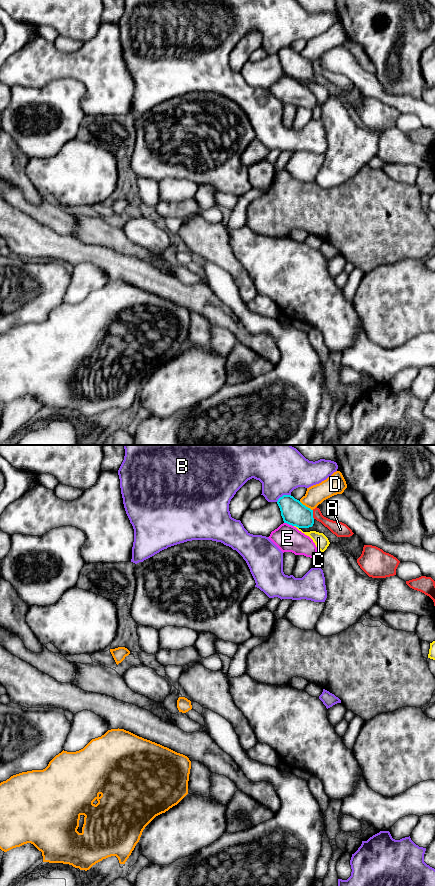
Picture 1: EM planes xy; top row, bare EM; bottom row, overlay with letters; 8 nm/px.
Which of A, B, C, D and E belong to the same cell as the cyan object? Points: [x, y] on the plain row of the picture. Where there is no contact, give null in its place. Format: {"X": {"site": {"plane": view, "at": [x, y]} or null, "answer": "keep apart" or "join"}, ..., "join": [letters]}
{"A": {"site": {"plane": "xy", "at": [312, 66]}, "answer": "keep apart"}, "B": {"site": {"plane": "xy", "at": [283, 47]}, "answer": "keep apart"}, "C": {"site": {"plane": "xy", "at": [296, 78]}, "answer": "keep apart"}, "D": {"site": {"plane": "xy", "at": [305, 58]}, "answer": "keep apart"}, "E": {"site": {"plane": "xy", "at": [289, 76]}, "answer": "keep apart"}, "join": []}

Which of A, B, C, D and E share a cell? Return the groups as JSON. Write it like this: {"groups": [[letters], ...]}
{"groups": [["A"], ["B"], ["C"], ["D"], ["E"]]}

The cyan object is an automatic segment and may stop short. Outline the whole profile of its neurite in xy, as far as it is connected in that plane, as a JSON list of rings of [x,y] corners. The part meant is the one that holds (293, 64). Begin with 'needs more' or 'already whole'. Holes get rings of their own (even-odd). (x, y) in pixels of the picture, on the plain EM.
already whole; [[[283,47],[277,53],[284,75],[298,80],[309,80],[314,76],[313,62],[291,47]]]

